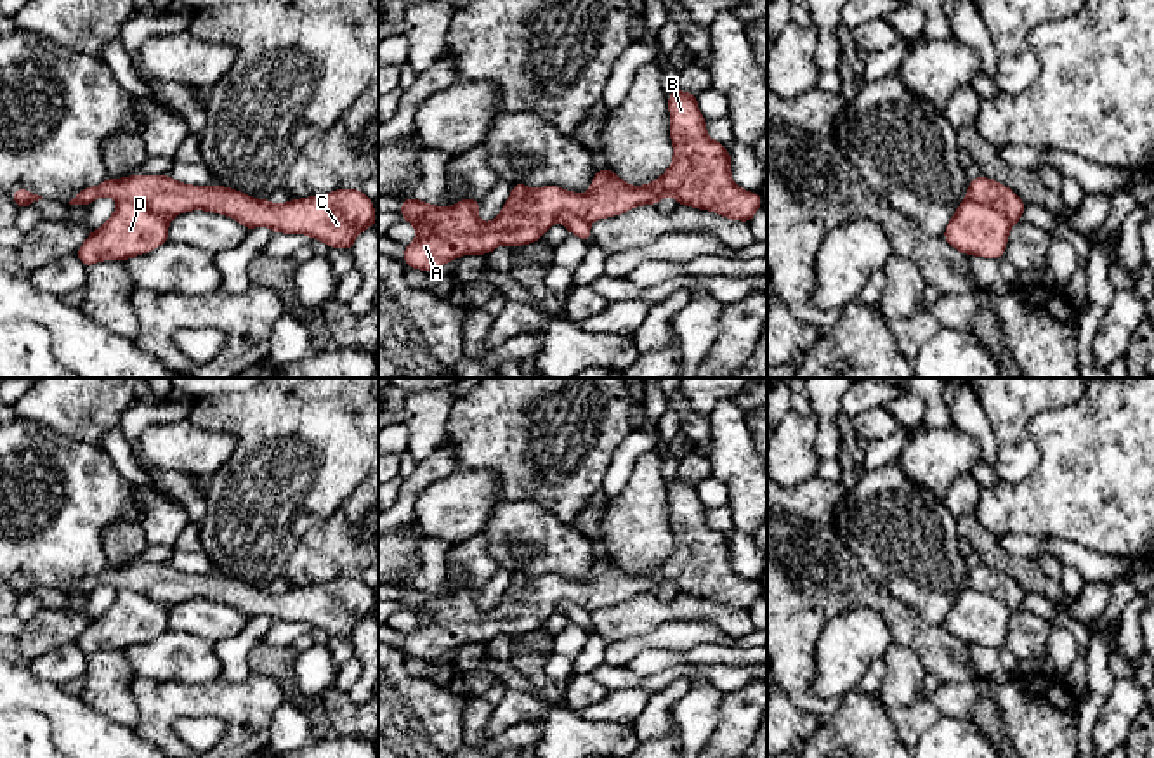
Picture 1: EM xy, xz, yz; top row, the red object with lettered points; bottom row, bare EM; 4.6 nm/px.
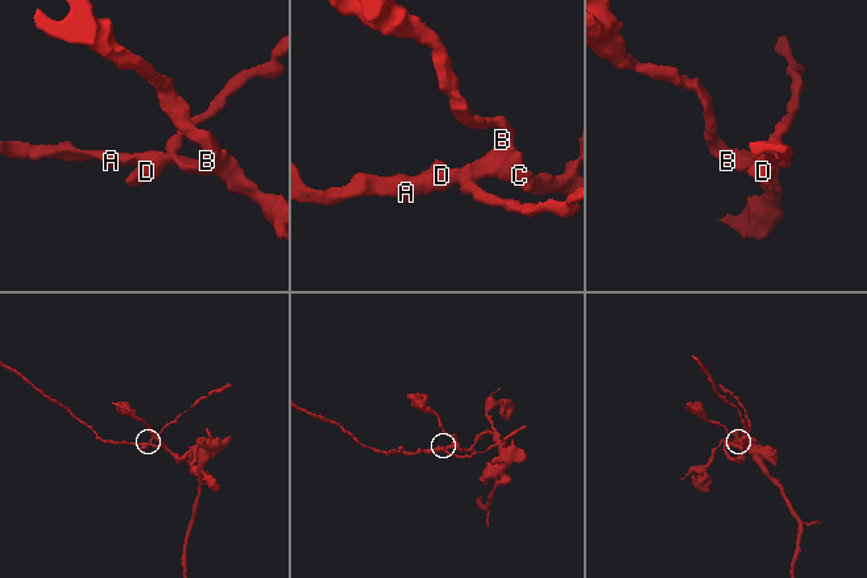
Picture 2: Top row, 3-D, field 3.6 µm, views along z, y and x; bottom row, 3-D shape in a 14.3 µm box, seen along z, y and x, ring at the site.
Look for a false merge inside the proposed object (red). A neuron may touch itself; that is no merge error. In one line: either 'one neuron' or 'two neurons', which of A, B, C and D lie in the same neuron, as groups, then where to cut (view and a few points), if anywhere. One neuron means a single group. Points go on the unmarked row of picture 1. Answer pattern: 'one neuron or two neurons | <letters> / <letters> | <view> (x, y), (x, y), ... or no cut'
two neurons | A B C / D | xy (118, 588), (132, 588), (169, 607)

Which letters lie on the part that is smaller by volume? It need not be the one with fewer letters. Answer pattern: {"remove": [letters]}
{"remove": ["D"]}

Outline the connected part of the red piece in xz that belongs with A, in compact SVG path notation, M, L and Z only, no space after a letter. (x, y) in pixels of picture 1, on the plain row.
M672 479L670 496L670 527L673 533L673 550L668 559L647 574L628 574L609 557L595 560L590 579L578 583L557 574L529 578L519 595L505 591L493 611L482 612L477 607L481 588L462 588L451 597L437 597L415 586L406 586L399 602L416 618L416 628L404 633L404 652L411 657L432 659L443 652L467 642L488 644L500 633L522 635L541 628L548 616L561 611L564 604L576 604L588 612L599 607L614 605L640 593L658 593L666 583L677 588L677 593L689 593L701 598L717 600L731 609L751 611L755 600L762 595L758 581L738 576L731 565L731 543L725 534L706 524L705 506L696 493L698 482Z

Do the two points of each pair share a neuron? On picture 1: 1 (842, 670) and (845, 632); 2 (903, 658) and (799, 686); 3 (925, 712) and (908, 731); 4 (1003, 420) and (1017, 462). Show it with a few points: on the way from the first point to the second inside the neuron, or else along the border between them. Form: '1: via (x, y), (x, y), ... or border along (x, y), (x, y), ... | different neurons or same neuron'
1: via (842, 661), (845, 640) | same neuron
2: border along (892, 642), (910, 647), (925, 668) | different neurons
3: via (920, 717), (911, 725) | same neuron
4: via (1010, 431), (1016, 451) | same neuron

